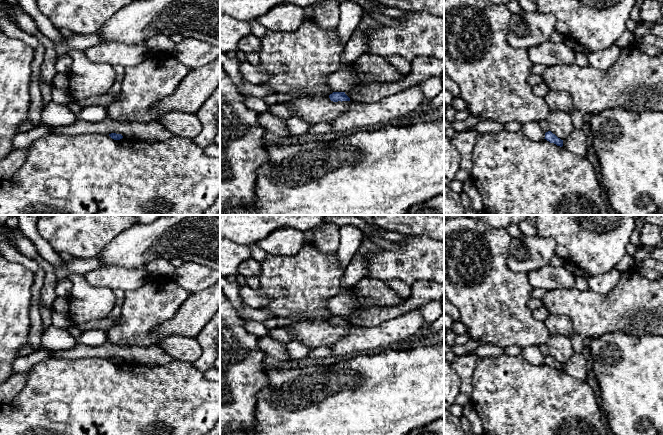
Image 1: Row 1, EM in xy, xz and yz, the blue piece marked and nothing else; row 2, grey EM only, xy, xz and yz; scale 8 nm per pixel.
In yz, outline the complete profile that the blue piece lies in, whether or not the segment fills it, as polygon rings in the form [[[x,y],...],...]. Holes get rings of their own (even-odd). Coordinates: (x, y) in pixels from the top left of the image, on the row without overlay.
[[[548,355],[545,357],[545,362],[547,365],[549,365],[550,367],[554,367],[557,370],[562,371],[563,370],[563,364],[561,364],[560,362],[558,362],[555,358],[553,358],[551,355]]]

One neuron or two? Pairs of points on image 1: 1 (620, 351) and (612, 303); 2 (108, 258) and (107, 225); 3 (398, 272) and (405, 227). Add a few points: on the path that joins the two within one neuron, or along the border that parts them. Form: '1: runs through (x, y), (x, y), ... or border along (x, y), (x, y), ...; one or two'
1: border along (640, 335), (604, 333), (594, 338); two
2: border along (127, 229), (118, 233), (96, 258); two
3: border along (408, 235), (427, 235), (431, 238); two

